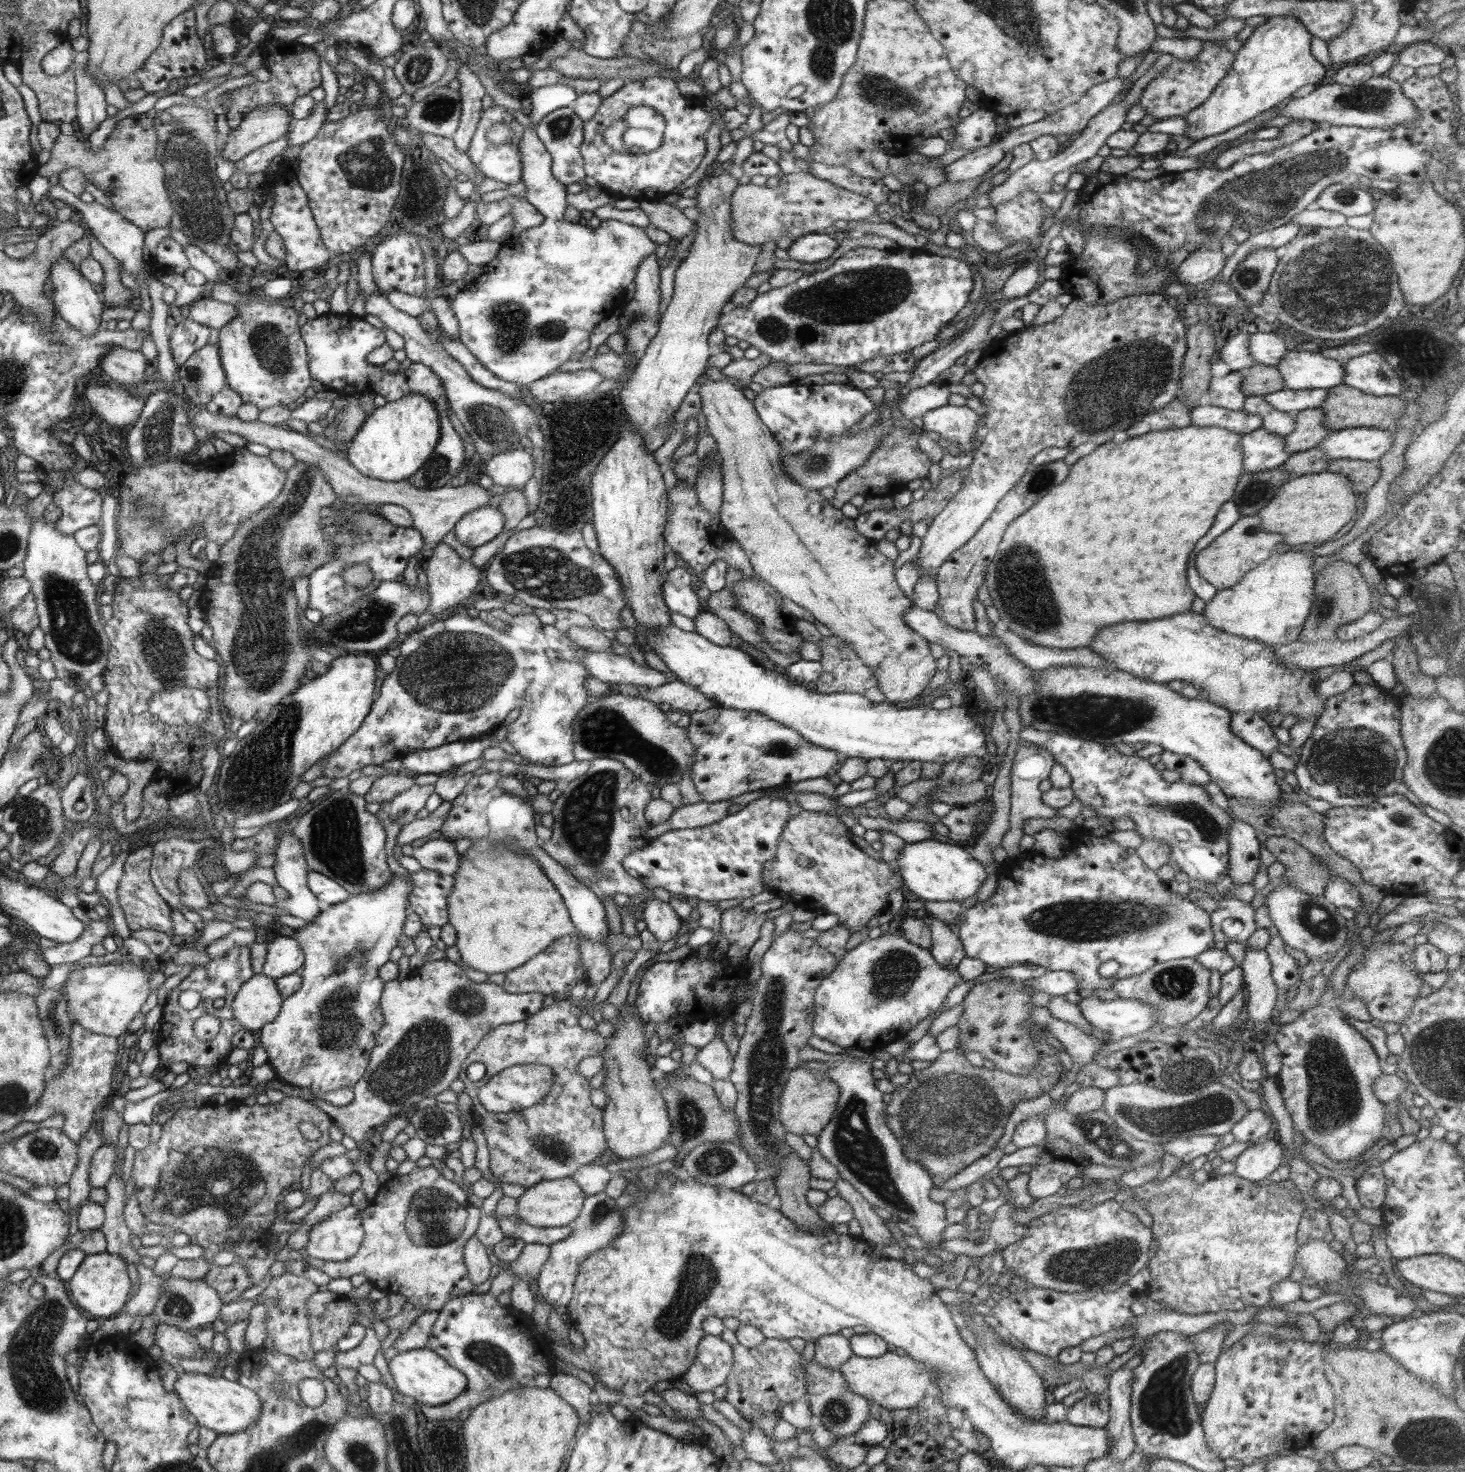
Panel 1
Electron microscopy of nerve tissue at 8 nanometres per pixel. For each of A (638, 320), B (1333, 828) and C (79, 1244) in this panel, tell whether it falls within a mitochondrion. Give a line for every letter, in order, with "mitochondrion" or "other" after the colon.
A: mitochondrion
B: other
C: other

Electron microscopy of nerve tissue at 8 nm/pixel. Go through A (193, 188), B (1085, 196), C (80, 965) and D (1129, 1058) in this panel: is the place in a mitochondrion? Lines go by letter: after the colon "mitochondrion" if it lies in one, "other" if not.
A: mitochondrion
B: other
C: other
D: other

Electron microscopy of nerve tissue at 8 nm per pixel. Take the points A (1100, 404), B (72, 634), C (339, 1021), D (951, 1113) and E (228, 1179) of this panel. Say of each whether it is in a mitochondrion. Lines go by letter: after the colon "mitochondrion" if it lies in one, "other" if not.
A: mitochondrion
B: mitochondrion
C: mitochondrion
D: mitochondrion
E: mitochondrion

